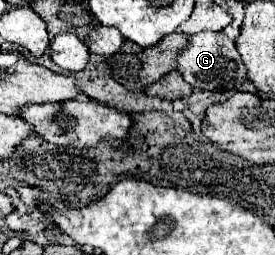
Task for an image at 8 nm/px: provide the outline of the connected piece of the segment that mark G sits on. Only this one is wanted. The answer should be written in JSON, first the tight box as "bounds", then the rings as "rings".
{"bounds":[178,32,248,90],"rings":[[[200,32],[190,38],[190,44],[186,50],[178,56],[178,70],[182,78],[192,86],[200,90],[240,90],[244,82],[248,80],[248,70],[244,62],[240,60],[240,54],[236,50],[236,44],[228,40],[222,32]]]}

